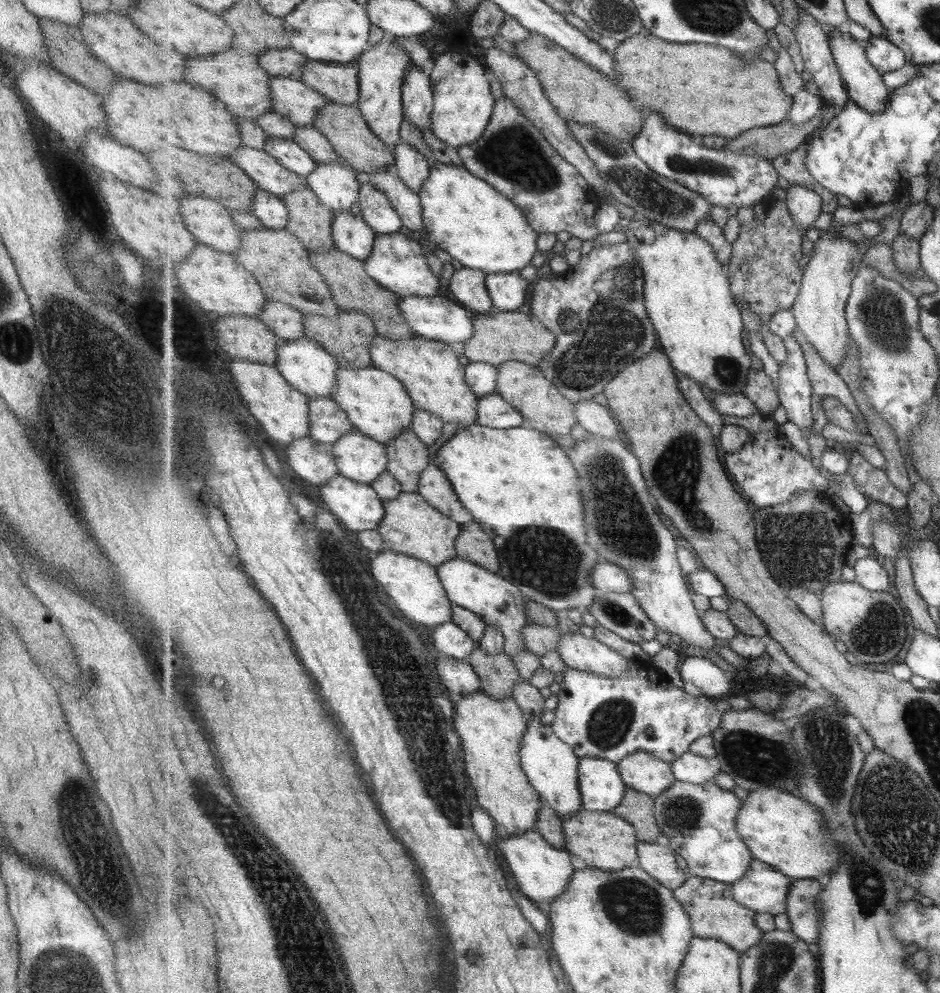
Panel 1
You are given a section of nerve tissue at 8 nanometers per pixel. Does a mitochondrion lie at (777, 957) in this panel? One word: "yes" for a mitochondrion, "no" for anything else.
yes

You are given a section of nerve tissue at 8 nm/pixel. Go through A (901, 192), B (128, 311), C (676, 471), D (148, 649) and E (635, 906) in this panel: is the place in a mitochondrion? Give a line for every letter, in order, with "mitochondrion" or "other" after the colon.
A: other
B: other
C: mitochondrion
D: other
E: mitochondrion

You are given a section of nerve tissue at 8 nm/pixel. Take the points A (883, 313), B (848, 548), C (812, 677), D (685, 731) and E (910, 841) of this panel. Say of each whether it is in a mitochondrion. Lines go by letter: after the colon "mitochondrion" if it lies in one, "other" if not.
A: mitochondrion
B: other
C: other
D: other
E: mitochondrion

